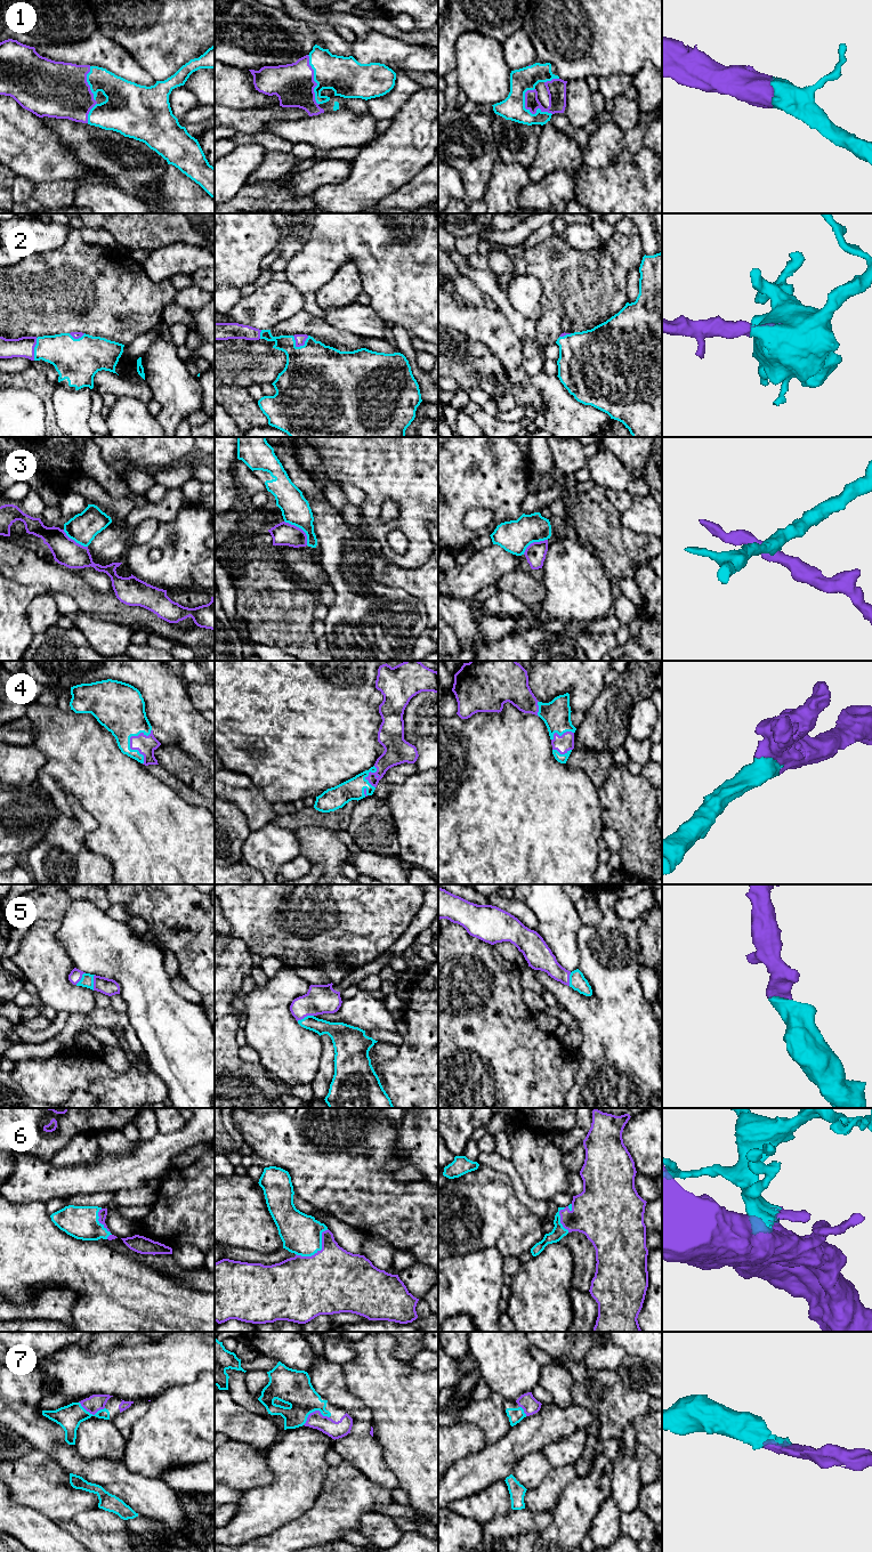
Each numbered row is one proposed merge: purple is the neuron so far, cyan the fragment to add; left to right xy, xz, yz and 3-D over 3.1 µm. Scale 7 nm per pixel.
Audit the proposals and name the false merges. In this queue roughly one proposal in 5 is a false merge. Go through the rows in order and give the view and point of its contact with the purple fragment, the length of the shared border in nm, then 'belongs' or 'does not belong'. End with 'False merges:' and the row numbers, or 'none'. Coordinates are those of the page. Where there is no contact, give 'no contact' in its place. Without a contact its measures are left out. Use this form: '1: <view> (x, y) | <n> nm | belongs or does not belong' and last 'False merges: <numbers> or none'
1: yz (532, 113) | 260 nm | belongs
2: xz (303, 345) | 130 nm | belongs
3: xz (300, 528) | 240 nm | does not belong
4: xy (130, 742) | 260 nm | belongs
5: xz (305, 1016) | 130 nm | belongs
6: xz (319, 1251) | 300 nm | belongs
7: xz (315, 1411) | 200 nm | belongs
False merges: 3

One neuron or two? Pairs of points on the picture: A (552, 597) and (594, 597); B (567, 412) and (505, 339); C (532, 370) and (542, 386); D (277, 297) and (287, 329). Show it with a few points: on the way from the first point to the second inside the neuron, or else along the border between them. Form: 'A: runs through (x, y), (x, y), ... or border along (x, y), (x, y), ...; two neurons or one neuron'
A: runs through (563, 597), (583, 597); one neuron
B: border along (497, 356), (501, 366), (508, 372), (522, 366); two neurons
C: border along (542, 371), (529, 379); two neurons
D: border along (303, 309), (268, 329); two neurons

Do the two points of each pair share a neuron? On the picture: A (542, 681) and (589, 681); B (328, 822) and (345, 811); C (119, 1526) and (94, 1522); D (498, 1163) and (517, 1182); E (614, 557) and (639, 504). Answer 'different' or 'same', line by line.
A: same
B: same
C: same
D: same
E: different

